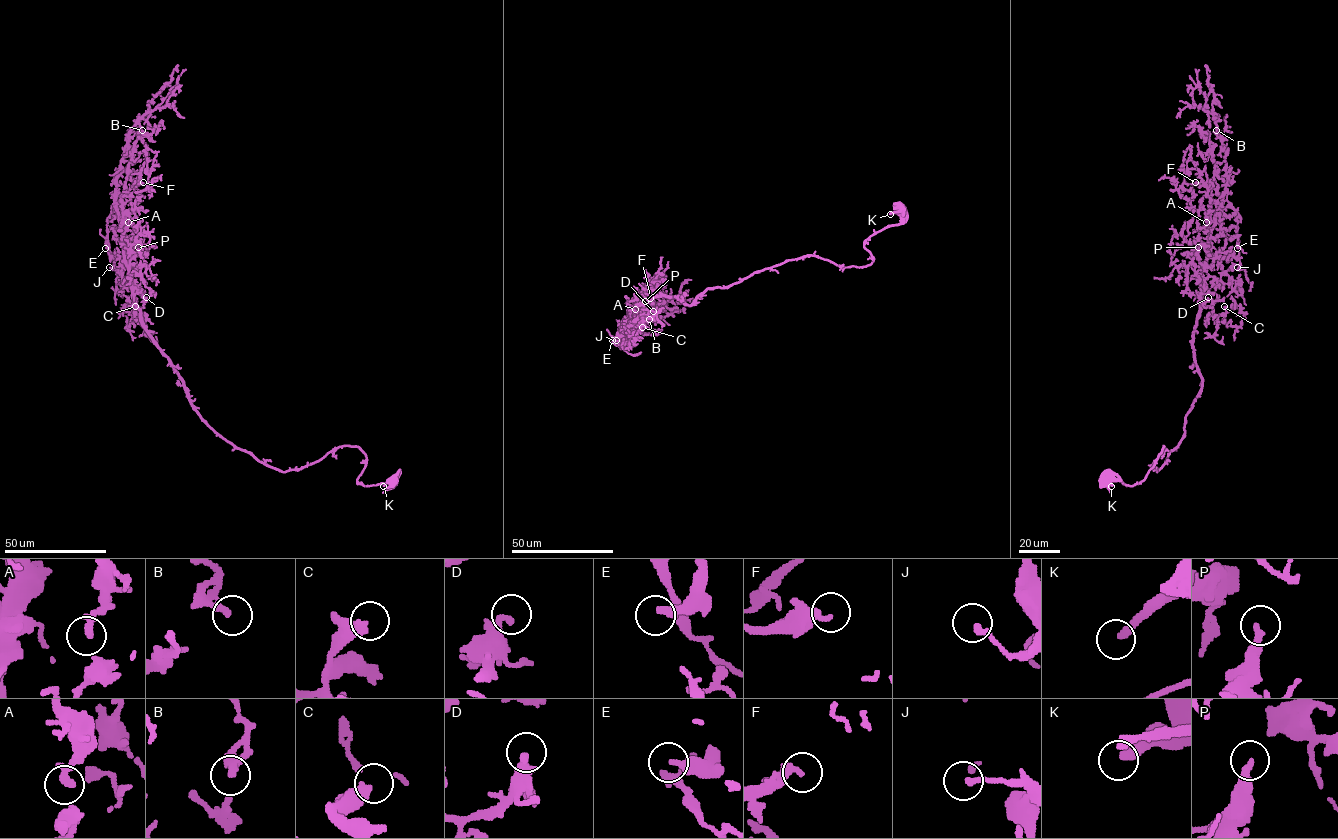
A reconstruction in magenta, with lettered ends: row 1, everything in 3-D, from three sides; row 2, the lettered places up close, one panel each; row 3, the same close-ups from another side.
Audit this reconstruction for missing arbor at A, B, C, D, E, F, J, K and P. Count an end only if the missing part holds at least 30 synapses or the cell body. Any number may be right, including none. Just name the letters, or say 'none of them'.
none of them

